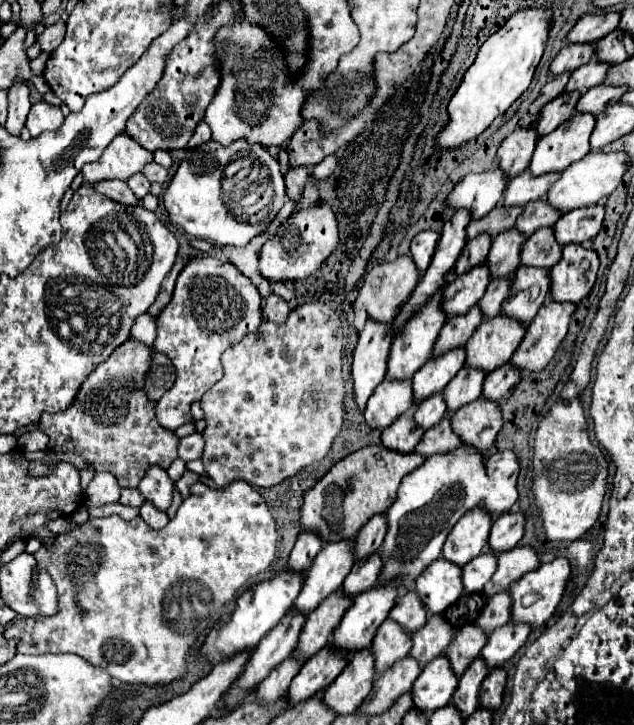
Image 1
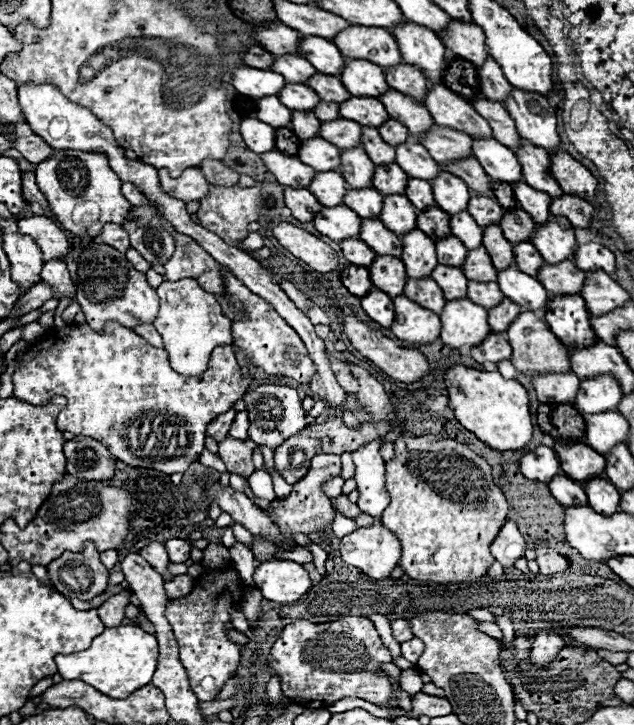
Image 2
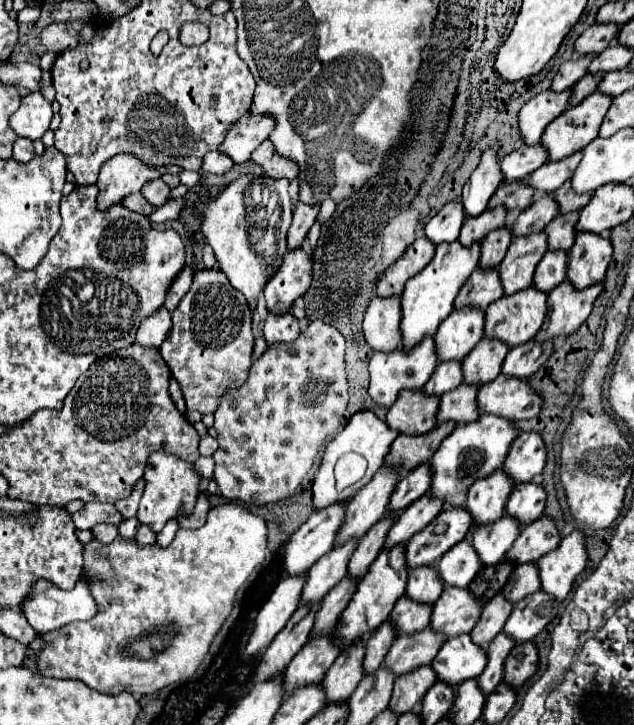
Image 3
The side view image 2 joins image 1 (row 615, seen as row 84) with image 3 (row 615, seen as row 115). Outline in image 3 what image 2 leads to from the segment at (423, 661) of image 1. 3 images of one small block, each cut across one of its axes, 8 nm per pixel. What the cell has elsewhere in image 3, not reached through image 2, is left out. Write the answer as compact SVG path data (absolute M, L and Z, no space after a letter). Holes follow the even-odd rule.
M448 586L432 606L430 628L436 634L444 634L446 638L468 634L480 616L480 608L482 604L472 598L470 590Z

